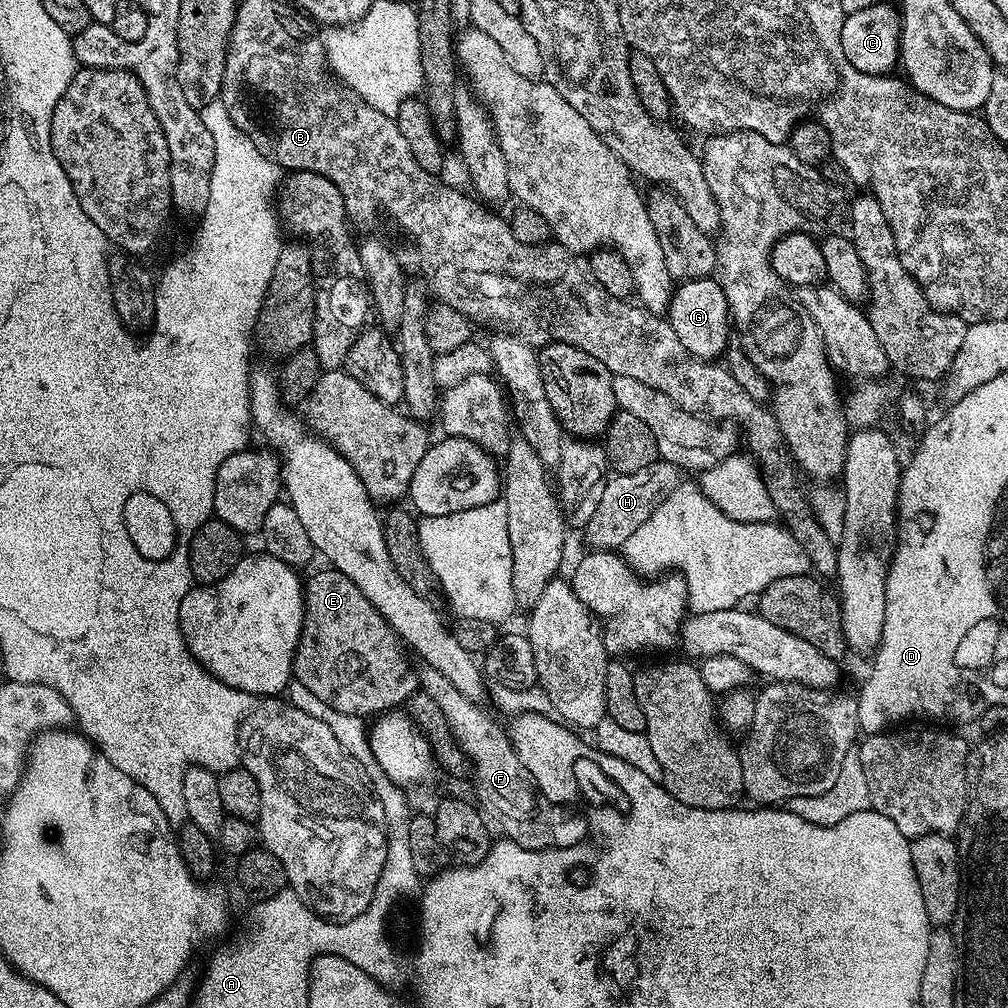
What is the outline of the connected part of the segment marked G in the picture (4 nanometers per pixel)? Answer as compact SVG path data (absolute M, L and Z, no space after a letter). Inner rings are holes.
M719 279L683 281L672 293L666 319L674 334L678 334L678 342L682 342L682 346L686 346L692 356L697 356L700 360L715 361L725 355L730 344L730 313L724 286Z

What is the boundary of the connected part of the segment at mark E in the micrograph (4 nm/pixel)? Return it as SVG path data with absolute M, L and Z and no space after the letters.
M324 566L321 572L313 574L303 585L304 621L292 663L294 679L342 714L376 718L381 714L407 705L408 699L418 691L418 672L408 661L409 653L402 647L396 631L378 614L378 610L338 569Z

